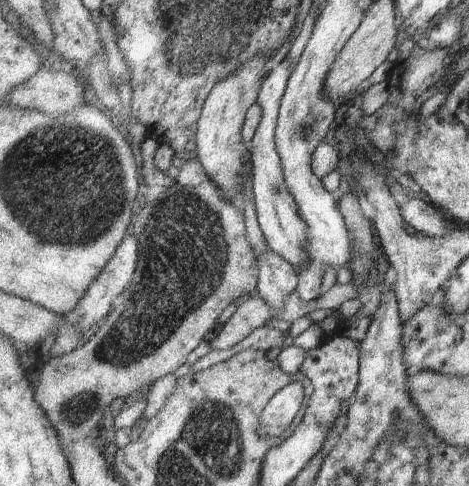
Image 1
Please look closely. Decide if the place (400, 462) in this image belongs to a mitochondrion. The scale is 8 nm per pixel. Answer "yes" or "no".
yes

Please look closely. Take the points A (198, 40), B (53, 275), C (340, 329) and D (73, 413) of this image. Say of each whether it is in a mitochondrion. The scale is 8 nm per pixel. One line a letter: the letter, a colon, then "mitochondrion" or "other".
A: mitochondrion
B: other
C: other
D: mitochondrion

